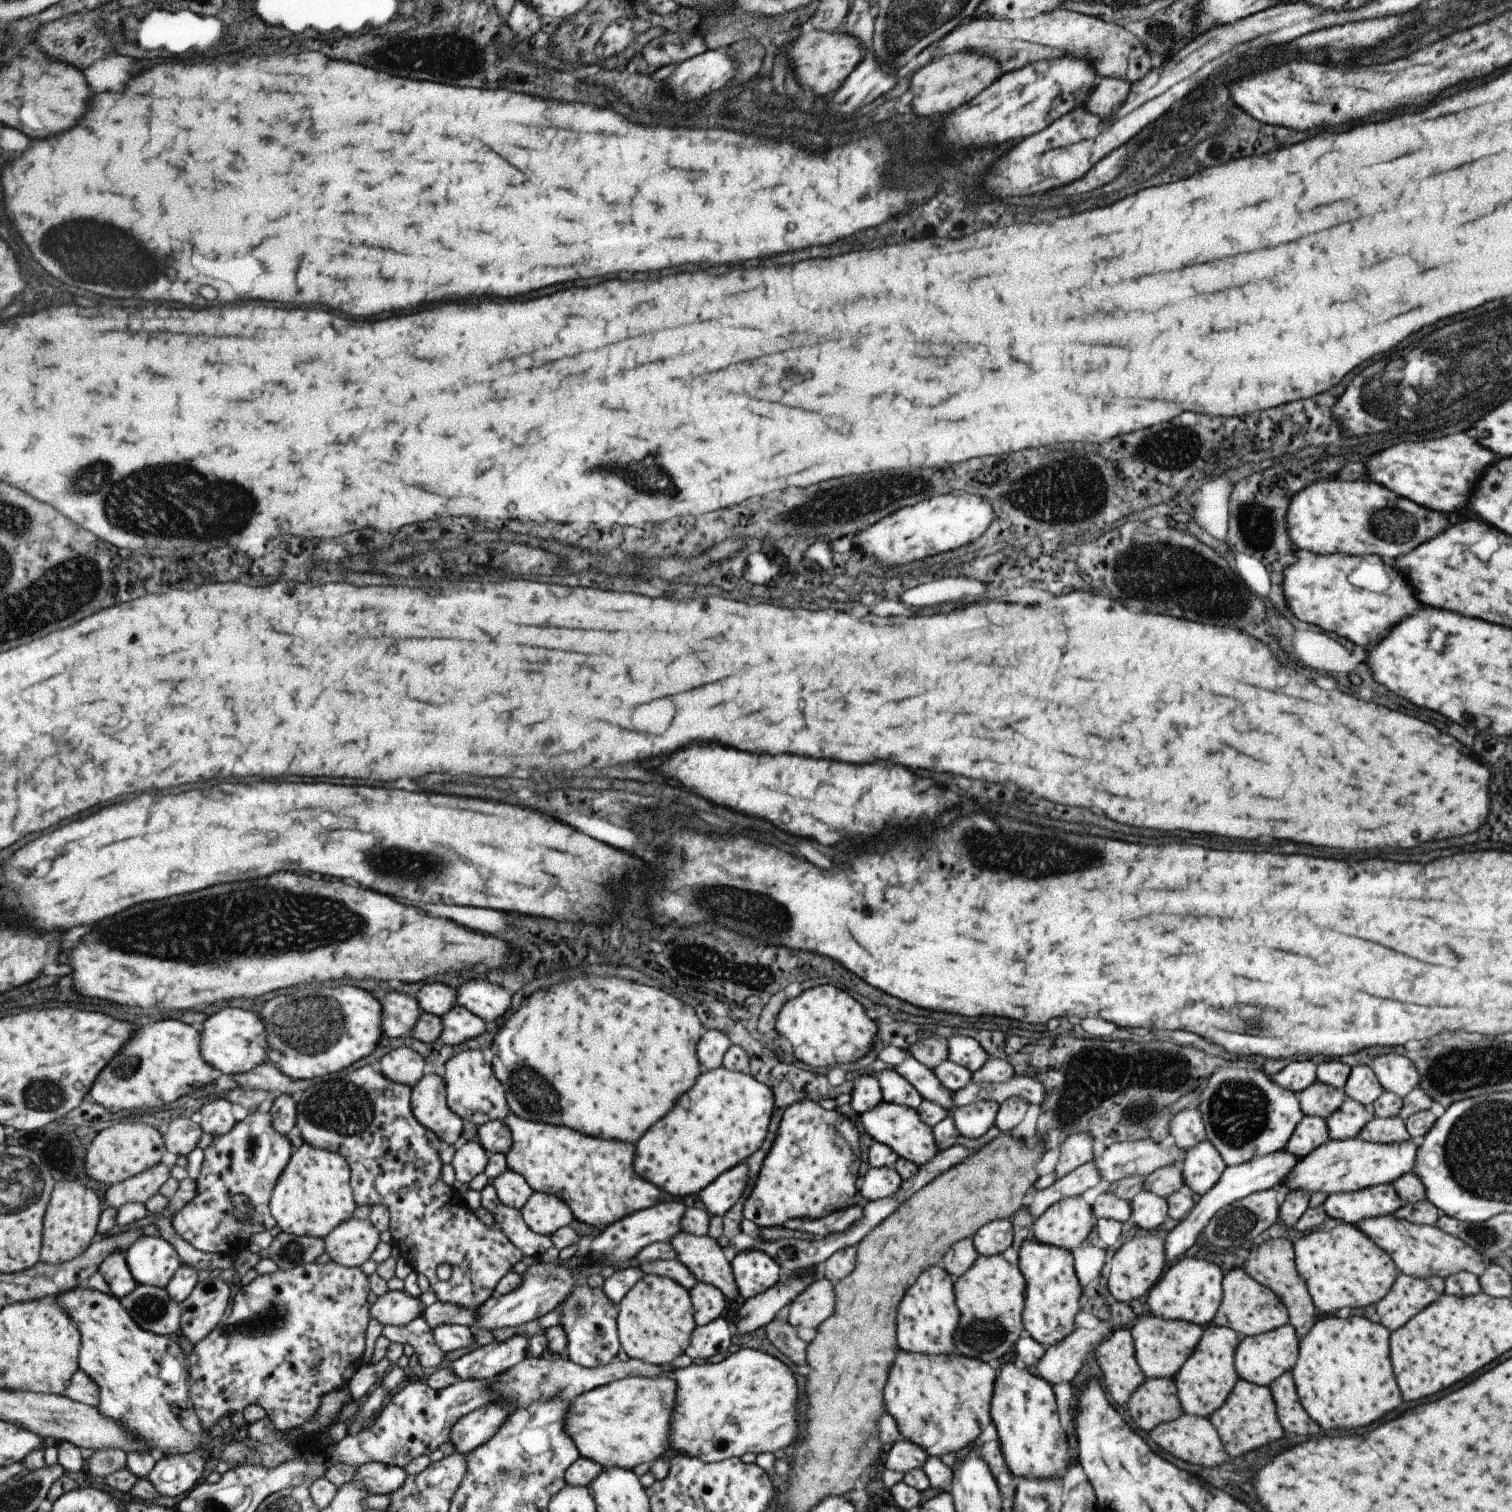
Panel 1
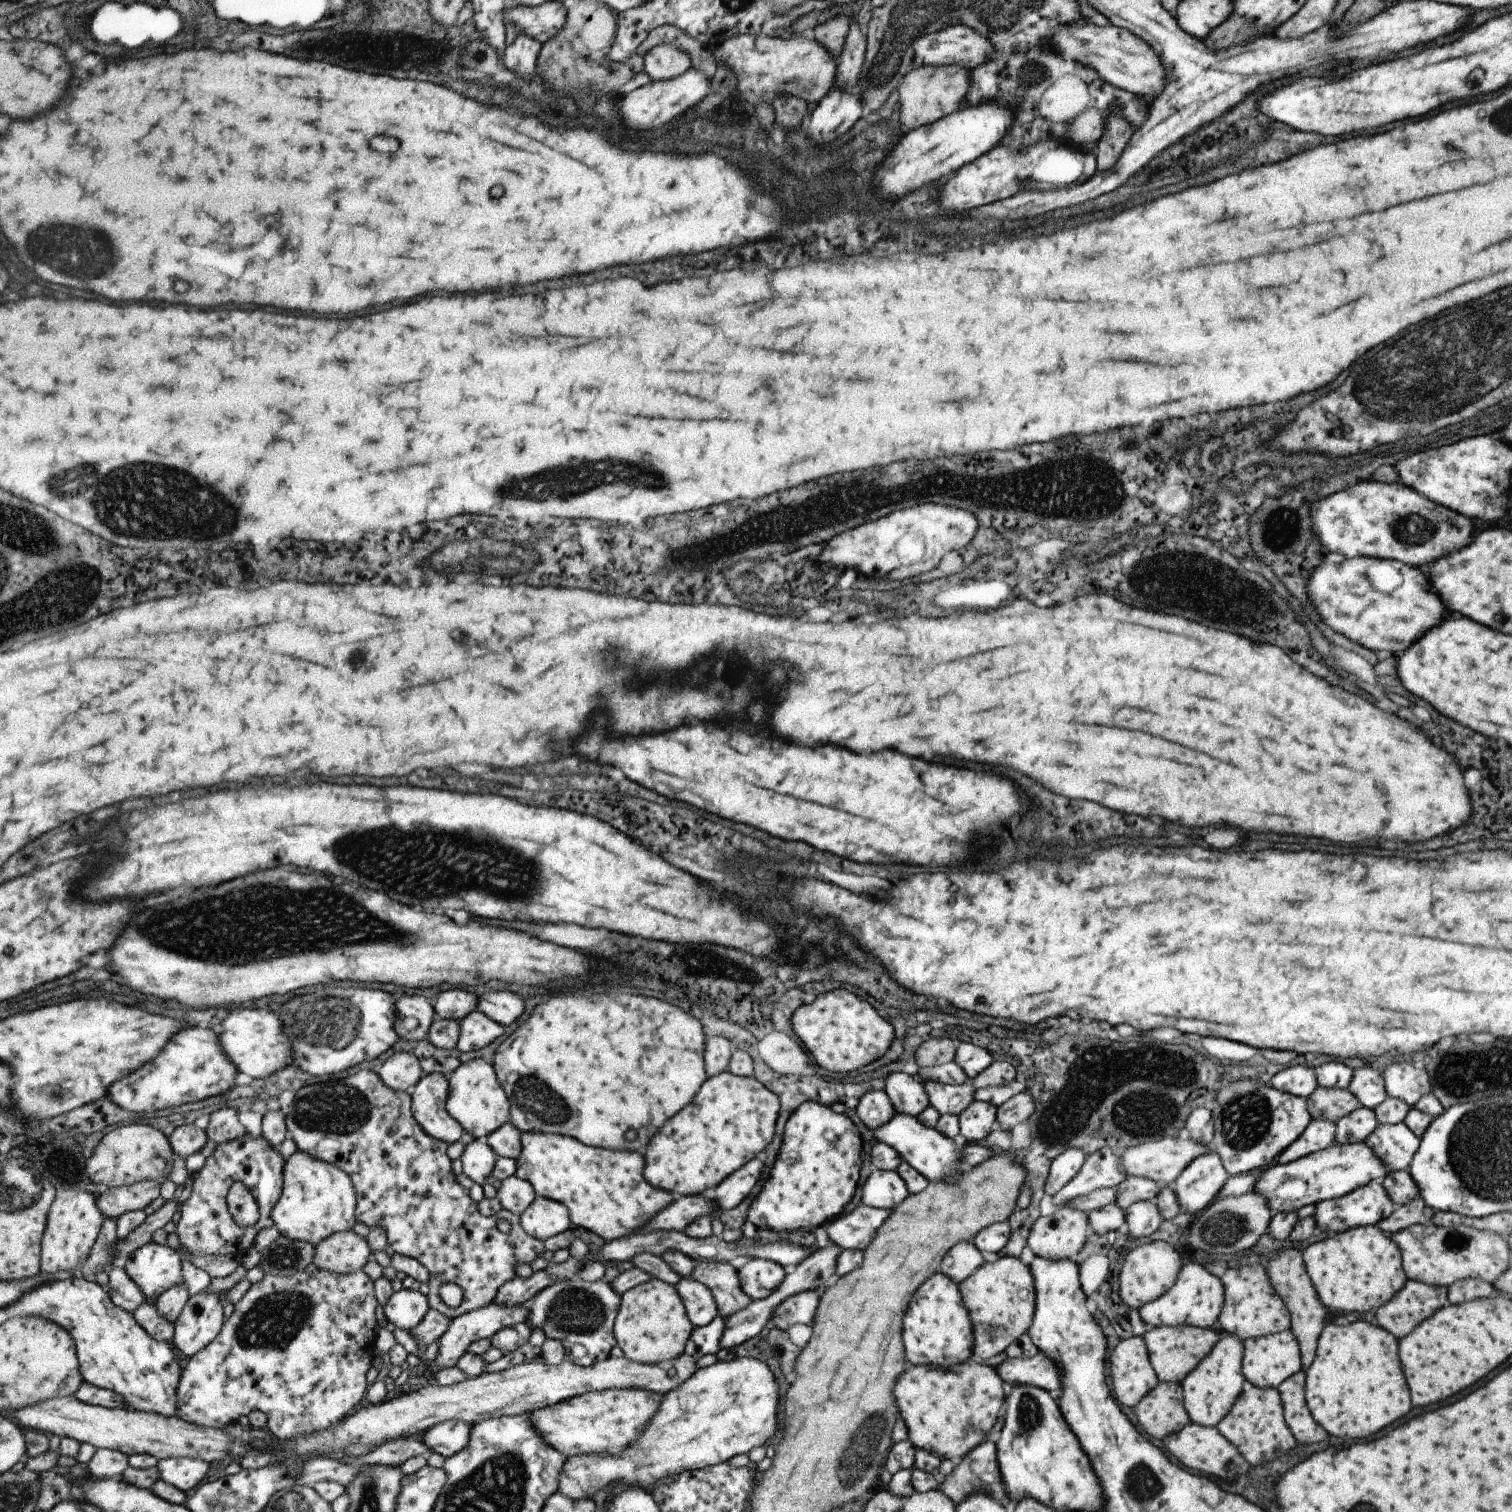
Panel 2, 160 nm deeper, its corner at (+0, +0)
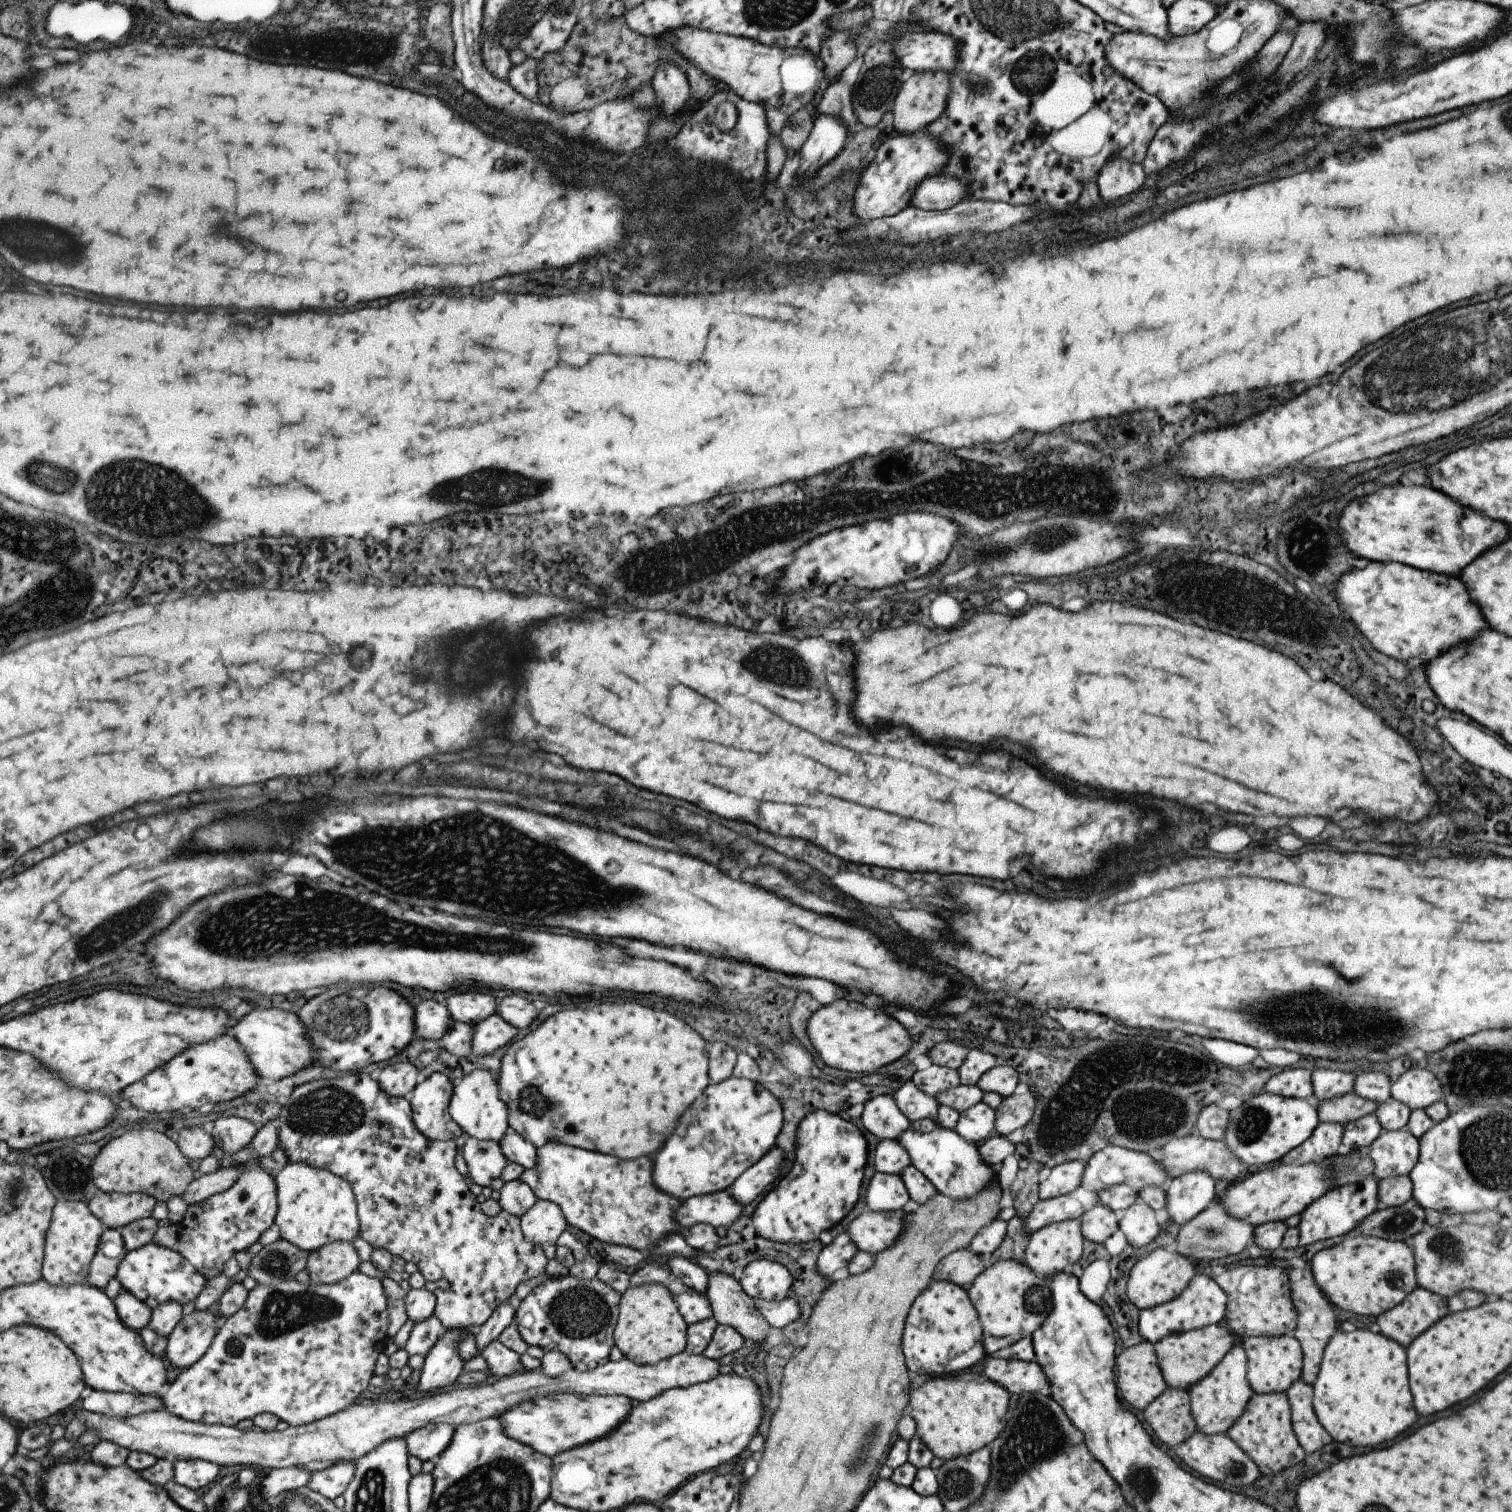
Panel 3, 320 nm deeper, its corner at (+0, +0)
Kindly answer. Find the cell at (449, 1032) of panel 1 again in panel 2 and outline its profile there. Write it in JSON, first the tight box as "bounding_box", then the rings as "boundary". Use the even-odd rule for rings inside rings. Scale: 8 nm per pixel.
{"bounding_box":[456,1010,503,1053],"boundary":[[[477,1010],[470,1012],[458,1023],[460,1027],[456,1048],[464,1053],[482,1049],[503,1034],[500,1024]]]}

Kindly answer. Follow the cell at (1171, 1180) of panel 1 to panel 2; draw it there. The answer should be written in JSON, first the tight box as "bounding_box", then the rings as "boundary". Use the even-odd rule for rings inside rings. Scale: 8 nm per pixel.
{"bounding_box":[1115,1177,1162,1210],"boundary":[[[1125,1177],[1115,1189],[1115,1204],[1124,1210],[1137,1201],[1152,1201],[1162,1184],[1145,1177]]]}

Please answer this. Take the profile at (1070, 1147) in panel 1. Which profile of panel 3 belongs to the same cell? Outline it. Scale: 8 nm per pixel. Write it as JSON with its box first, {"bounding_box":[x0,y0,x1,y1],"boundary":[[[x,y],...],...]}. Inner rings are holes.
{"bounding_box":[1037,1161,1084,1201],"boundary":[[[1069,1161],[1050,1168],[1049,1175],[1037,1185],[1042,1201],[1066,1195],[1080,1186],[1084,1163]]]}

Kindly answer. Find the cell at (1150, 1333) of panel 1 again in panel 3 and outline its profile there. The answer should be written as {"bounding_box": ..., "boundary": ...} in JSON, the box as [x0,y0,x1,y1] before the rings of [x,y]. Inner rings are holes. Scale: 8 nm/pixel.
{"bounding_box":[1153,1324,1233,1390],"boundary":[[[1221,1324],[1165,1335],[1154,1342],[1153,1348],[1167,1388],[1187,1390],[1201,1380],[1233,1347],[1231,1330]]]}

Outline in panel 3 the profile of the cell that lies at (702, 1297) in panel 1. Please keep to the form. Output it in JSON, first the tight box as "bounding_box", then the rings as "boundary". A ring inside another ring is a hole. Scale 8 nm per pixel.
{"bounding_box":[665,1278,712,1325],"boundary":[[[671,1278],[665,1287],[675,1301],[679,1314],[688,1325],[701,1322],[712,1316],[708,1300],[693,1289],[683,1286],[679,1279]]]}

